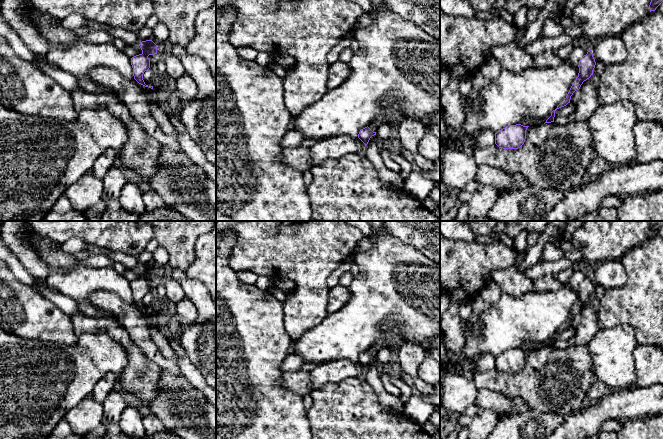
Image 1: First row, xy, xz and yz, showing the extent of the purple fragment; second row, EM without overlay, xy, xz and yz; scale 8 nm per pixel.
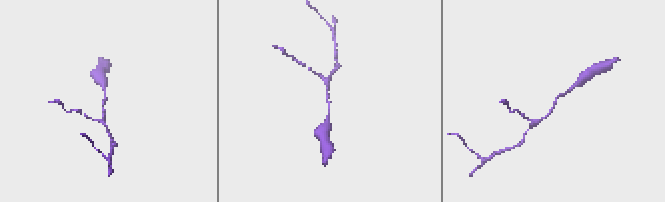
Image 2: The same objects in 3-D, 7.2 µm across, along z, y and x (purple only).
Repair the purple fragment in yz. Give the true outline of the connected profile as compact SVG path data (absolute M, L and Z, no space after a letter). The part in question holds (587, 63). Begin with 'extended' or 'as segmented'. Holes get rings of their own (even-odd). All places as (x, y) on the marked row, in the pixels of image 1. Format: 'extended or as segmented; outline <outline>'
as segmented; outline M588 51L586 55L584 55L579 61L579 73L576 80L573 82L566 98L557 106L555 110L551 112L551 116L546 120L545 123L554 122L555 111L561 107L566 106L570 103L571 96L573 93L580 89L581 85L584 81L589 79L593 75L593 70L595 68L596 62L593 57L592 51Z

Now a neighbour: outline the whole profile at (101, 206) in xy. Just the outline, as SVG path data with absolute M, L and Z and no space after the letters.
M101 200L96 205L89 208L85 212L85 216L88 221L101 221L101 215L103 214L105 209L106 209L106 201Z

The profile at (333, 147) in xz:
M331 136L319 139L310 149L311 166L322 164L327 159L337 159L353 153L363 153L366 145L350 136Z

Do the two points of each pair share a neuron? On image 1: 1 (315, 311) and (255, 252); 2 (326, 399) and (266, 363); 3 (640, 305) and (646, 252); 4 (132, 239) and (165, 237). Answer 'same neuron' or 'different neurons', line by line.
1: same neuron
2: different neurons
3: same neuron
4: different neurons

